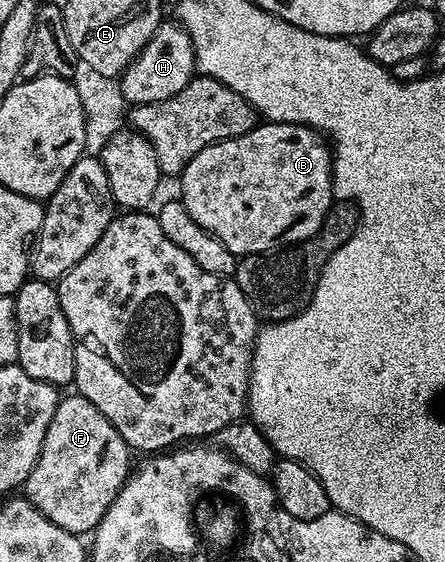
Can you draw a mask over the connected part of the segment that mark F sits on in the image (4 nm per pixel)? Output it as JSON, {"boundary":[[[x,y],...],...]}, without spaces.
{"boundary":[[[79,393],[71,394],[65,394],[54,409],[54,417],[42,441],[40,456],[22,491],[47,519],[54,521],[54,525],[66,529],[71,535],[84,537],[95,531],[106,509],[110,509],[114,497],[128,482],[130,448],[128,442],[118,433],[118,429],[114,429],[114,425],[110,425],[110,421],[106,421],[106,417],[102,417],[102,413],[98,413],[98,409],[94,409],[94,405],[86,401],[86,397]]]}

